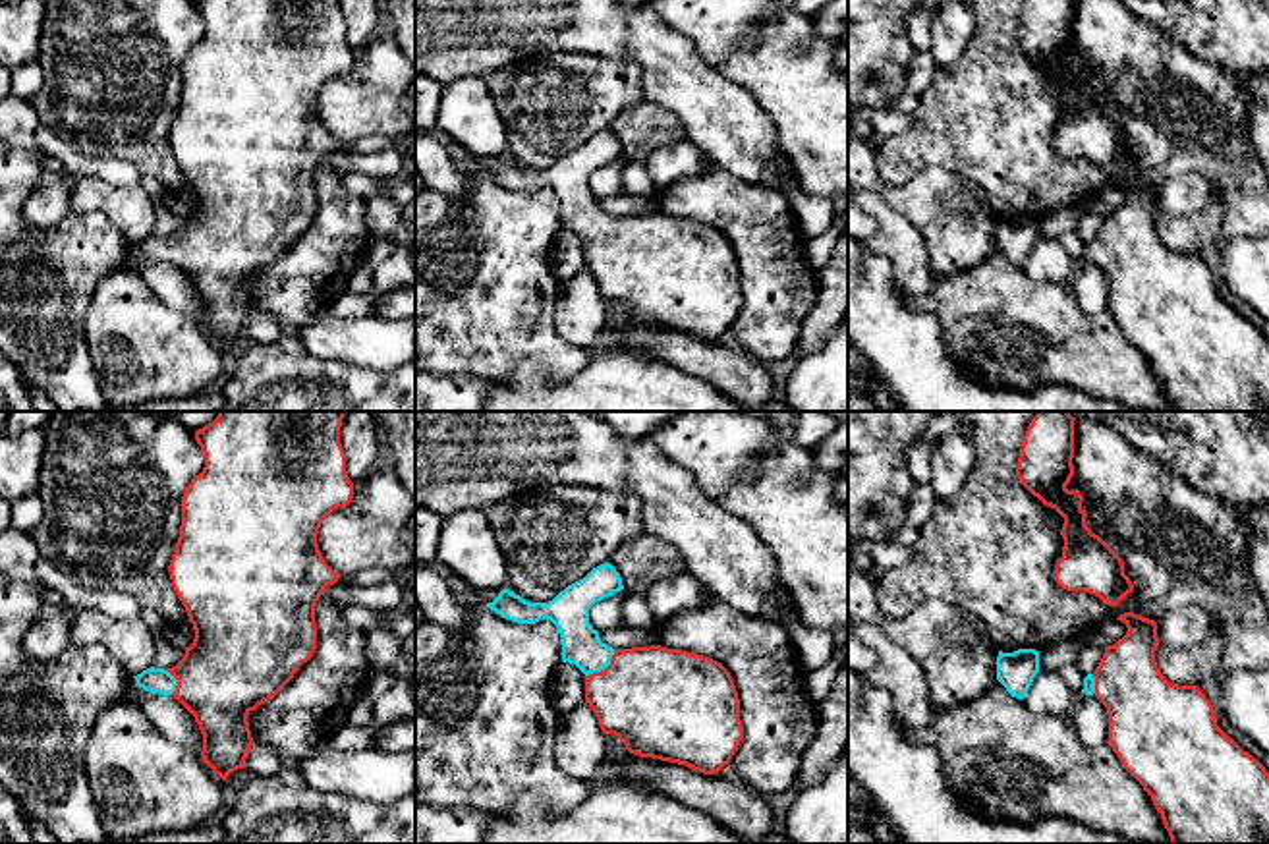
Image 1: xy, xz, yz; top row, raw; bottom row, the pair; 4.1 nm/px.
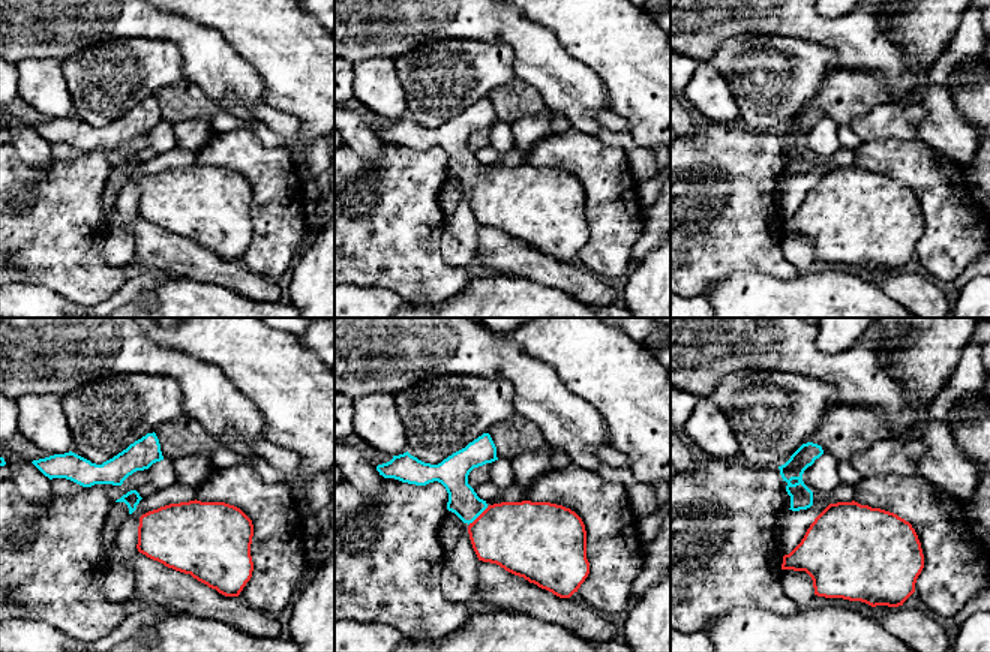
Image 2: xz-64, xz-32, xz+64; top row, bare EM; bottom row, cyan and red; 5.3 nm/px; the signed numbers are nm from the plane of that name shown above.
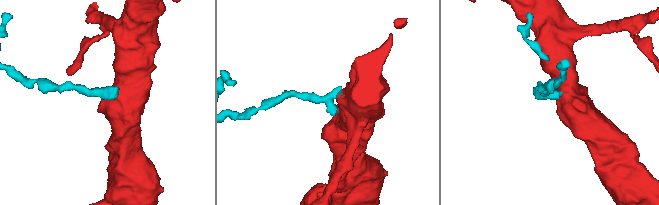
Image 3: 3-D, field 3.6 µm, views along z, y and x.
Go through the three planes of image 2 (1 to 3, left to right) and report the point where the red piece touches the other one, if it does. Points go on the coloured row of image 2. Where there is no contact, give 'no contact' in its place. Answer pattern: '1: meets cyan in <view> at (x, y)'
1: no contact
2: meets cyan in xz-32 at (477, 516)
3: no contact

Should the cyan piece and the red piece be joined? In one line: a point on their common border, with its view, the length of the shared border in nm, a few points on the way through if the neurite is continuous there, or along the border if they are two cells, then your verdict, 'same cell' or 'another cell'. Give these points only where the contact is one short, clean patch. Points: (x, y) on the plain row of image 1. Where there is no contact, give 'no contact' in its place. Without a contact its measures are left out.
xz (603, 236) | 170 nm | across xz (582, 213), (603, 236), (628, 257), (653, 265) | same cell

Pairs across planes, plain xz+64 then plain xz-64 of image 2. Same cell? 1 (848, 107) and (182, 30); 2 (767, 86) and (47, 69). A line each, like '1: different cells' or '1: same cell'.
1: different cells
2: different cells

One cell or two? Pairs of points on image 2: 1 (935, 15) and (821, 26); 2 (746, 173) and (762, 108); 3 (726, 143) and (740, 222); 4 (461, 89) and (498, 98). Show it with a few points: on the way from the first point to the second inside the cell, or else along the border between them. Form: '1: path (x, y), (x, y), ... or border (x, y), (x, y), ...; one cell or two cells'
1: border (870, 15), (881, 33), (899, 48); two cells
2: border (738, 122), (756, 131), (777, 131); two cells
3: path (726, 162), (726, 167), (735, 176), (735, 203); one cell
4: border (515, 77), (495, 87), (486, 96); two cells

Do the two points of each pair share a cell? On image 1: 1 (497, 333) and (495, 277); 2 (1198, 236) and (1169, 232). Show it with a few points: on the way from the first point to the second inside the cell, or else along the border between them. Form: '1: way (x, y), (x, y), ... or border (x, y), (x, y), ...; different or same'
1: way (495, 319), (495, 290); same
2: way (1190, 234), (1177, 232); same

